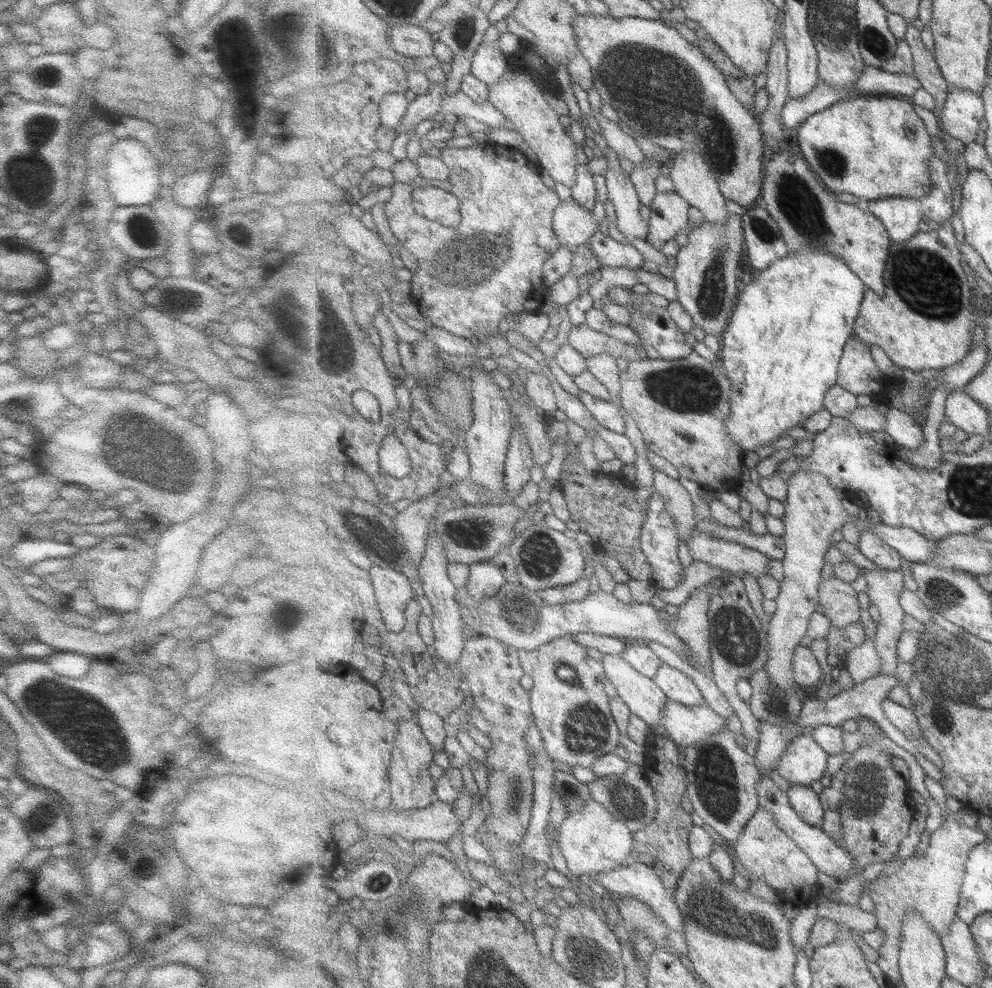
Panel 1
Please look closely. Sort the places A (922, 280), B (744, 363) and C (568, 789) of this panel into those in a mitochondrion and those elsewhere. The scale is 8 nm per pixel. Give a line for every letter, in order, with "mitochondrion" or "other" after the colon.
A: mitochondrion
B: other
C: mitochondrion

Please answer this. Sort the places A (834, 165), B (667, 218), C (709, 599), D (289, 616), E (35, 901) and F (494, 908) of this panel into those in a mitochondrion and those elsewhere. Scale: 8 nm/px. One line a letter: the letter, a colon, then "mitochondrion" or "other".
A: mitochondrion
B: other
C: other
D: mitochondrion
E: other
F: other

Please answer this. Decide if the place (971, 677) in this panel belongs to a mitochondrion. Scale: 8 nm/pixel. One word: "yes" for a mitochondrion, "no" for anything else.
yes

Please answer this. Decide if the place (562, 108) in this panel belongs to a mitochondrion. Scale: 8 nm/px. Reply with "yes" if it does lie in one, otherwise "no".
no

